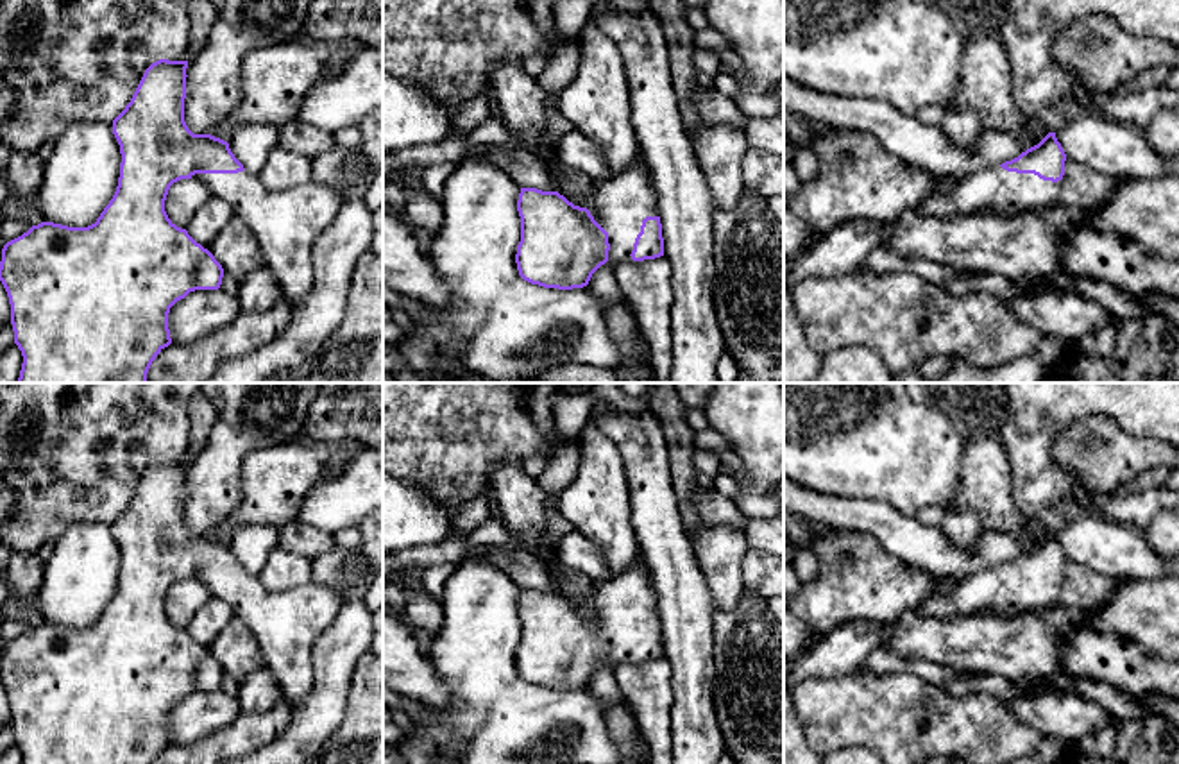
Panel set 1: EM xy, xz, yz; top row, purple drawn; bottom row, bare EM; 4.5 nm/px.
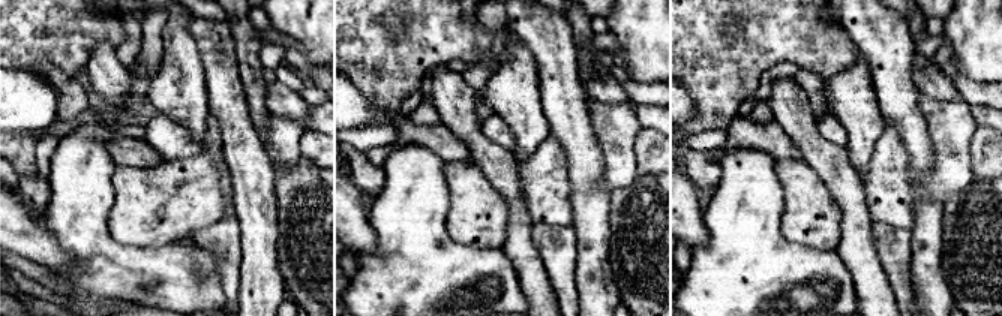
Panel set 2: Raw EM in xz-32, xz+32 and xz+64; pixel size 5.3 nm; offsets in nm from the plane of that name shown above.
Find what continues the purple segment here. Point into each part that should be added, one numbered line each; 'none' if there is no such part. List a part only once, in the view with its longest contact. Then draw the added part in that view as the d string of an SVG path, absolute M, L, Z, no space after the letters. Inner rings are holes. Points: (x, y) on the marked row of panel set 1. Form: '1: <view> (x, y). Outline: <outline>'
1: yz (995, 188). Outline: M1000 165L959 181L948 195L930 195L916 209L934 218L979 216L984 209L1016 216L1059 204L1063 179L1043 181L1034 174L1007 172Z

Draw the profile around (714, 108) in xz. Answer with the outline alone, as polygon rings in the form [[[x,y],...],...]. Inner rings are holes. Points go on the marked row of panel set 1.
[[[701,81],[700,88],[692,95],[692,102],[698,107],[700,118],[707,123],[728,125],[744,132],[750,118],[730,97],[717,91],[708,81]]]

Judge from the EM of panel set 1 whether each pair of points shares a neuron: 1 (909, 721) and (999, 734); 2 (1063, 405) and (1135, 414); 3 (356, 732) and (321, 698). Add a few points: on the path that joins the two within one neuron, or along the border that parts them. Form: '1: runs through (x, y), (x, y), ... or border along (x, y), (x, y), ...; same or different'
1: runs through (931, 720), (938, 725), (977, 729); same
2: runs through (1081, 403), (1117, 403); same
3: border along (353, 677), (347, 687), (344, 718), (322, 745); different

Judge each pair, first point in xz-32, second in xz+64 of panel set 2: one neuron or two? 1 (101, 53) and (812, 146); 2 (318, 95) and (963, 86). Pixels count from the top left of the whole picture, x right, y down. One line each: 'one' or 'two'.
1: one
2: one

